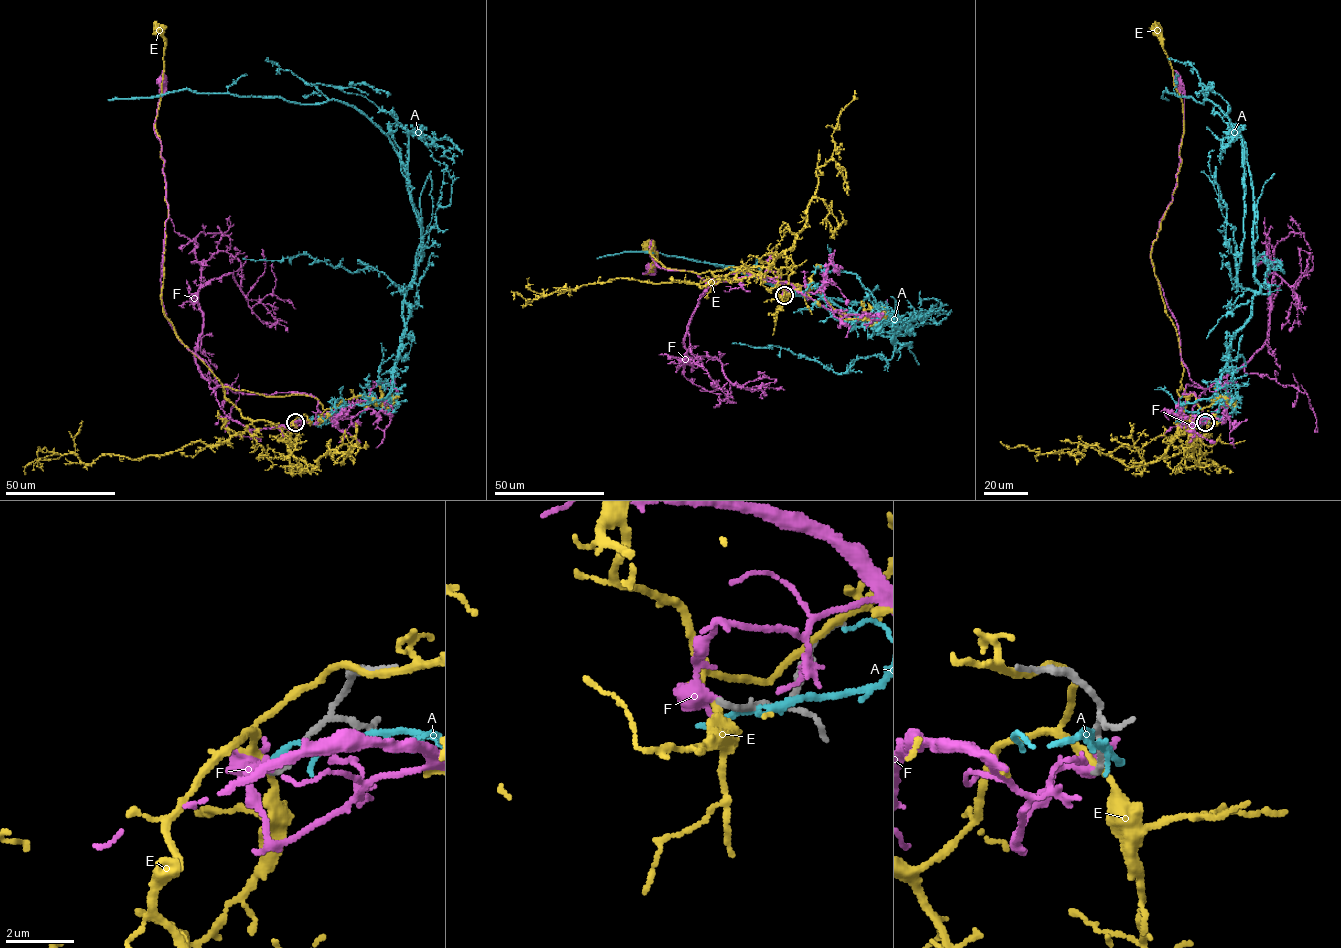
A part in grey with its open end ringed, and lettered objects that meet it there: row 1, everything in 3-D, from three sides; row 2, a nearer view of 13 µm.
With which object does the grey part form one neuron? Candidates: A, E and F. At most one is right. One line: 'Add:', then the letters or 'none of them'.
Add: none of them

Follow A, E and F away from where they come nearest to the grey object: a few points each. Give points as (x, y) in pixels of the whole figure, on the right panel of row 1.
A: (1205, 421), (1181, 406), (1214, 394), (1259, 291), (1253, 192), (1221, 109), (1168, 99)
E: (1205, 422), (1177, 426), (1186, 404), (1183, 366), (1151, 260), (1177, 184), (1183, 134), (1180, 97), (1157, 29)
F: (1205, 422), (1185, 427), (1204, 390), (1181, 359), (1176, 320), (1151, 259), (1180, 160), (1184, 93), (1178, 79)

